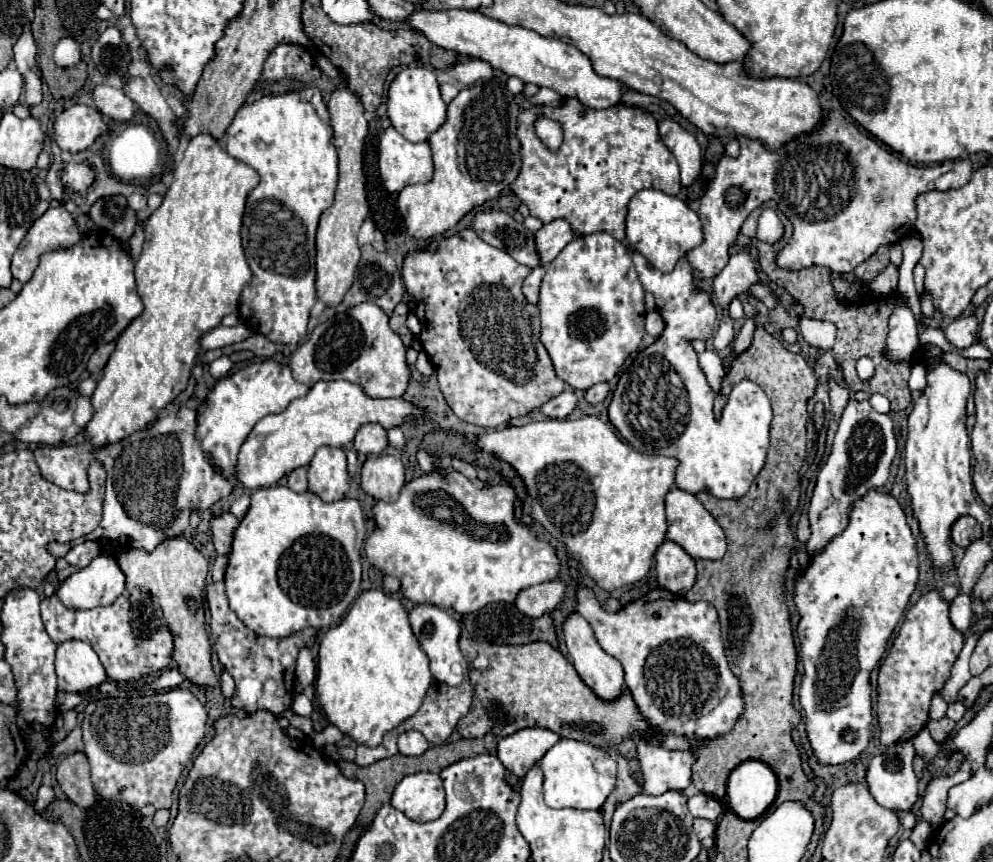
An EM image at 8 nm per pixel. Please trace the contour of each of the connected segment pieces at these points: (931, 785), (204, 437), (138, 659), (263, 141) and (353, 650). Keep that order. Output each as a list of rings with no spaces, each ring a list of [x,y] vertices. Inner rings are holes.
[[[966,763],[966,767],[962,767],[958,771],[958,775],[954,777],[948,777],[948,775],[940,775],[940,777],[932,777],[924,789],[924,795],[922,795],[922,817],[926,821],[930,821],[934,827],[940,827],[944,823],[942,815],[946,811],[946,795],[948,795],[948,789],[954,787],[956,783],[962,783],[970,777],[970,765]]]
[[[262,359],[260,363],[250,363],[234,373],[230,373],[224,379],[218,379],[206,397],[206,401],[198,407],[198,427],[196,437],[202,441],[204,453],[212,459],[216,469],[224,473],[224,477],[236,475],[236,461],[238,451],[254,425],[270,415],[280,413],[288,407],[288,401],[304,397],[308,393],[308,387],[304,383],[298,383],[288,365],[280,365],[274,359]]]
[[[56,595],[42,599],[42,621],[46,621],[46,631],[52,637],[52,641],[62,643],[68,639],[80,639],[90,643],[106,669],[106,675],[116,683],[132,683],[150,677],[154,671],[162,671],[164,667],[168,667],[172,657],[172,633],[162,627],[150,639],[138,641],[132,631],[128,611],[130,611],[128,595],[118,597],[108,607],[96,607],[88,611],[66,609],[56,599]]]
[[[304,87],[300,91],[288,91],[288,93],[282,93],[282,95],[264,95],[264,97],[256,99],[256,101],[252,101],[252,103],[242,105],[236,111],[236,115],[234,115],[232,125],[228,127],[226,151],[234,159],[240,159],[246,165],[250,165],[260,175],[260,183],[246,197],[246,209],[244,209],[244,221],[242,221],[242,247],[244,247],[244,253],[246,253],[246,261],[248,261],[248,265],[252,269],[252,281],[250,281],[248,287],[244,287],[244,291],[240,295],[240,317],[242,317],[242,321],[246,325],[250,325],[256,333],[262,333],[270,341],[282,343],[282,345],[296,345],[308,331],[308,315],[310,315],[312,305],[316,303],[314,259],[316,259],[316,227],[318,227],[318,219],[320,219],[322,211],[332,205],[334,191],[336,191],[336,181],[338,181],[338,153],[336,153],[334,143],[332,143],[330,113],[328,113],[328,107],[326,107],[326,103],[322,99],[322,93],[316,87]]]
[[[384,591],[360,593],[342,623],[320,641],[316,699],[328,721],[358,745],[380,745],[384,733],[420,709],[430,683],[428,657],[412,633],[408,611]]]

